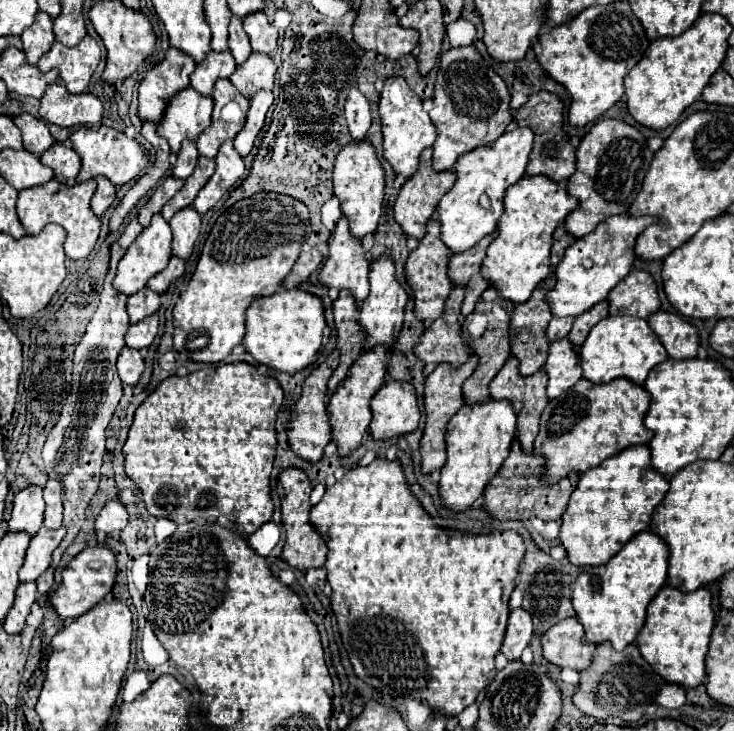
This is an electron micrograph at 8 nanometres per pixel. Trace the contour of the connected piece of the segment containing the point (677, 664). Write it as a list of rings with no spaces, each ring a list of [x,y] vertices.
[[[663,586],[647,606],[647,620],[637,632],[635,644],[641,656],[651,664],[653,672],[657,672],[665,682],[677,684],[685,690],[695,688],[705,678],[705,654],[713,622],[711,592],[707,588],[699,588],[699,592],[691,592],[691,596],[683,596],[683,592]]]

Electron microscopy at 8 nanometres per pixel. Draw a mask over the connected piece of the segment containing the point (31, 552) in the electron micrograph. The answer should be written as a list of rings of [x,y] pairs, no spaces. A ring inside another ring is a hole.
[[[41,528],[31,538],[27,554],[25,554],[25,562],[19,570],[21,582],[33,582],[47,570],[47,566],[51,564],[51,554],[59,546],[63,536],[65,536],[65,528],[57,528],[57,530]]]

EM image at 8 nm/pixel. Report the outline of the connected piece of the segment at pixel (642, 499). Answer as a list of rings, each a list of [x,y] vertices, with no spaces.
[[[635,446],[603,460],[603,464],[579,476],[559,530],[559,540],[573,566],[601,566],[635,534],[649,530],[651,512],[669,488],[669,480],[651,472],[649,462],[651,452],[647,452],[647,446]]]

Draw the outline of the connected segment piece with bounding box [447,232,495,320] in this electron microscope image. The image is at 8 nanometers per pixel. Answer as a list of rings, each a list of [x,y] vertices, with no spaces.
[[[495,232],[491,236],[485,236],[479,244],[475,244],[467,252],[461,252],[459,256],[449,258],[449,270],[447,270],[449,280],[455,286],[465,286],[465,300],[461,304],[461,318],[459,320],[465,320],[473,312],[477,300],[481,298],[481,294],[489,286],[483,280],[483,276],[479,276],[479,264],[483,262],[483,256],[487,254],[491,240],[495,240]]]

